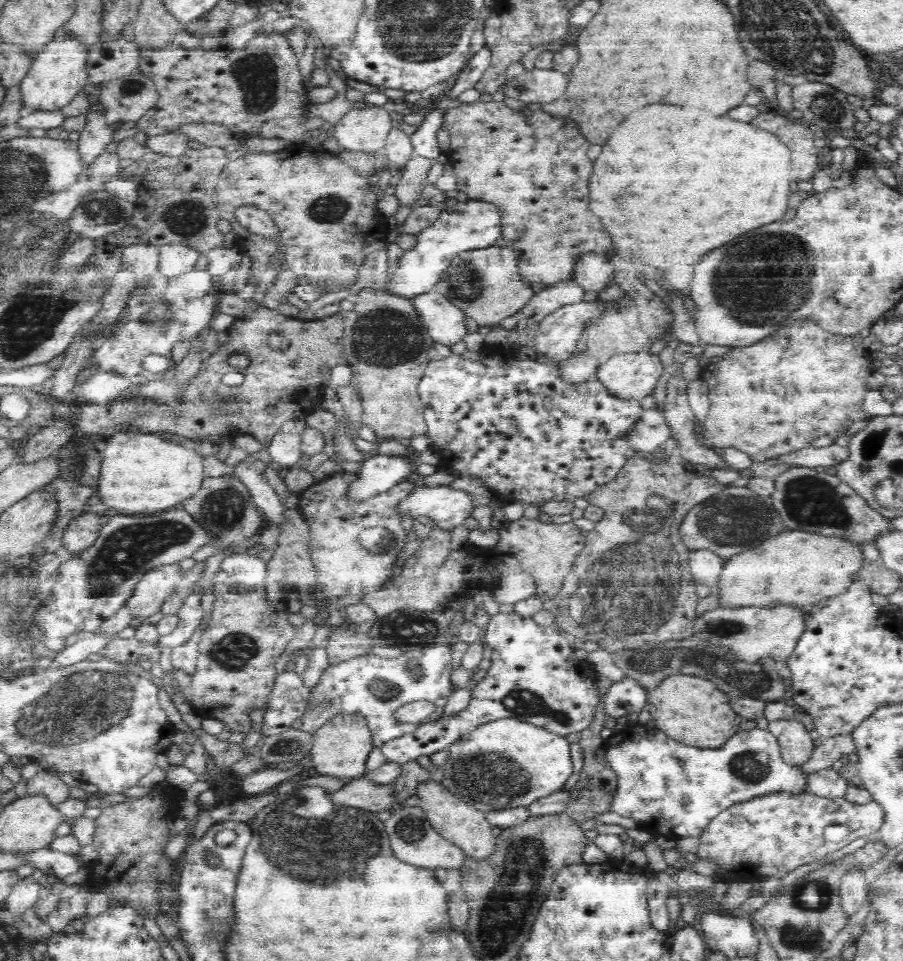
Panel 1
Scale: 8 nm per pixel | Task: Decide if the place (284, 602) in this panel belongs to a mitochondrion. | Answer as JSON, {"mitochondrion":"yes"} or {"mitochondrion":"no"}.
{"mitochondrion":"no"}

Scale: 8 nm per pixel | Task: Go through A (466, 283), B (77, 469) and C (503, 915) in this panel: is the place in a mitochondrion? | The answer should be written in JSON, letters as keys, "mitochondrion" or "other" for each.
{"A":"mitochondrion","B":"mitochondrion","C":"mitochondrion"}

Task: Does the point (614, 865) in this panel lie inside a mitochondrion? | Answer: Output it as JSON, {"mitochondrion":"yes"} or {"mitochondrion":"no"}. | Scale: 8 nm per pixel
{"mitochondrion":"no"}

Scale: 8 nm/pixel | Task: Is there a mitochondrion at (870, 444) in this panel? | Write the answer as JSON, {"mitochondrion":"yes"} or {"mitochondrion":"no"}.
{"mitochondrion":"yes"}

